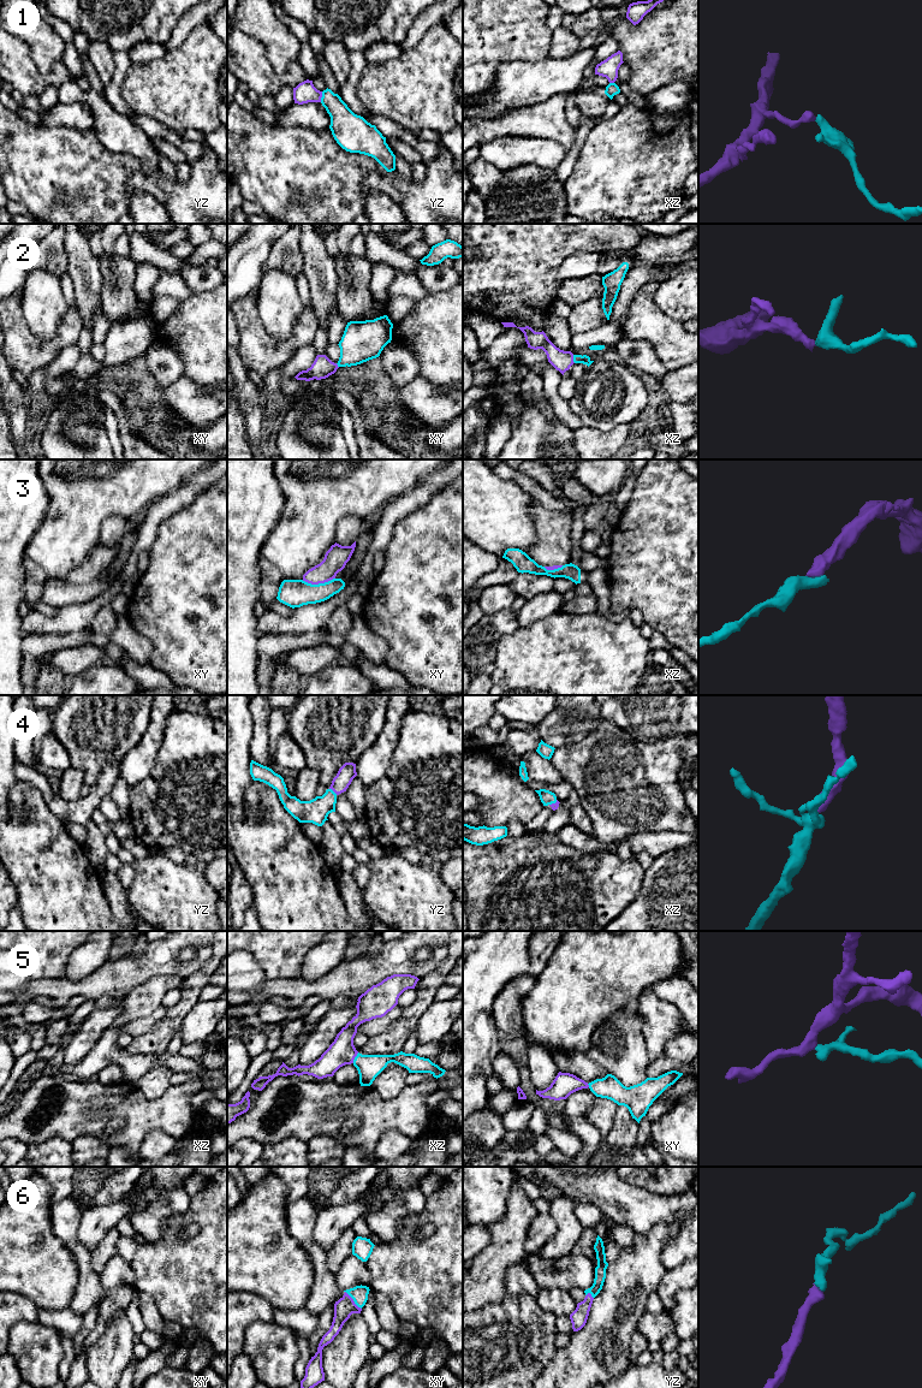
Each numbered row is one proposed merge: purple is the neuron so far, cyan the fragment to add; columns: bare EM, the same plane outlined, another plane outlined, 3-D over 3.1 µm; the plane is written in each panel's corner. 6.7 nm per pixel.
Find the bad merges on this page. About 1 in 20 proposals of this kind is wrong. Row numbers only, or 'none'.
3

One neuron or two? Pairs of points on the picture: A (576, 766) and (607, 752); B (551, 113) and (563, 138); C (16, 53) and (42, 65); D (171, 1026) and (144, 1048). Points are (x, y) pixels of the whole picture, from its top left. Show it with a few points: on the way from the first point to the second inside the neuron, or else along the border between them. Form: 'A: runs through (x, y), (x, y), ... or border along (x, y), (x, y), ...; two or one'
A: runs through (583, 765), (594, 765), (600, 759); one
B: runs through (551, 119), (561, 132); one
C: border along (18, 37), (42, 73), (47, 73), (61, 60); two
D: runs through (164, 1032), (155, 1040), (150, 1040); one

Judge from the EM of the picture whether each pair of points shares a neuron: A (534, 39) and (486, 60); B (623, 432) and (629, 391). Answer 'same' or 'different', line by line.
A: same
B: different

